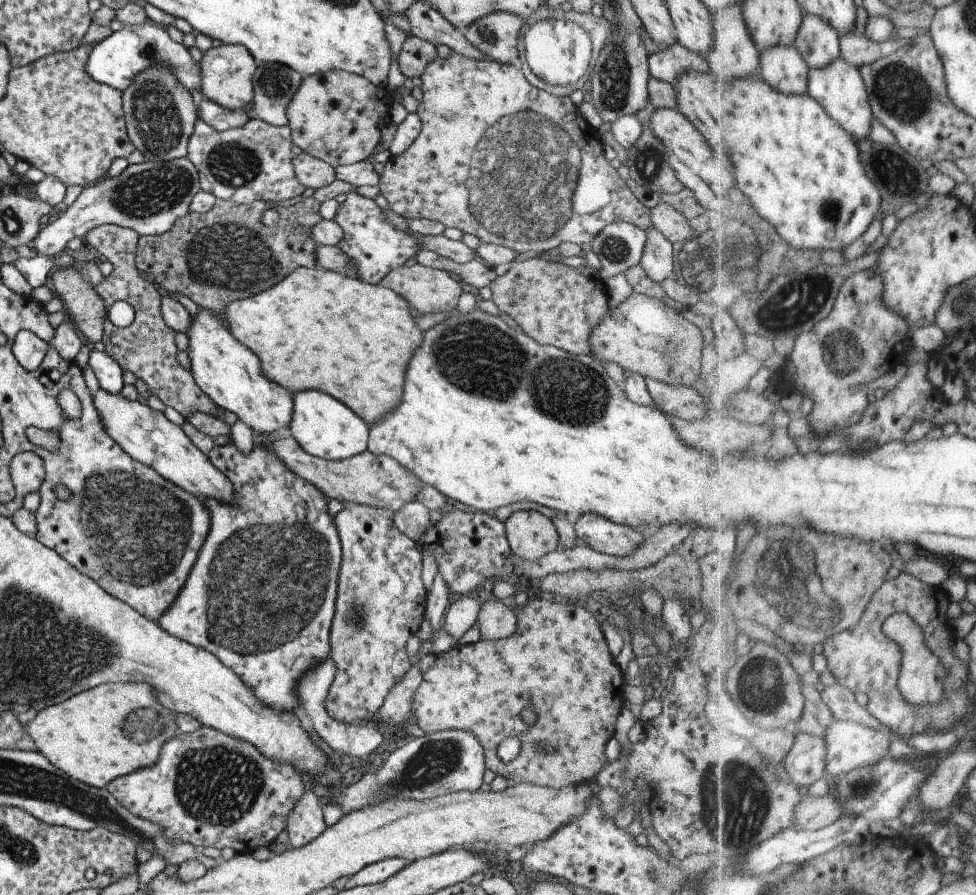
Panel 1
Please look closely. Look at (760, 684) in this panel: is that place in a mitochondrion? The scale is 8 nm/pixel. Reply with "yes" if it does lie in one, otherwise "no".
yes

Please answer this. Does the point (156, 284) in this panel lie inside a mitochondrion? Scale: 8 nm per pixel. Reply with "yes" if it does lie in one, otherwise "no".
no

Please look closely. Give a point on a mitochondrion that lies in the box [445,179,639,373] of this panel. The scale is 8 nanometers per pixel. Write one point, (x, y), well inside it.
(615, 249)

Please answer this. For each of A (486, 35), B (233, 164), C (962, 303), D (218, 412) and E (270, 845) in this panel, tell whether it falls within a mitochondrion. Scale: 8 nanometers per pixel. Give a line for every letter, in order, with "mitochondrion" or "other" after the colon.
A: mitochondrion
B: mitochondrion
C: mitochondrion
D: other
E: other

